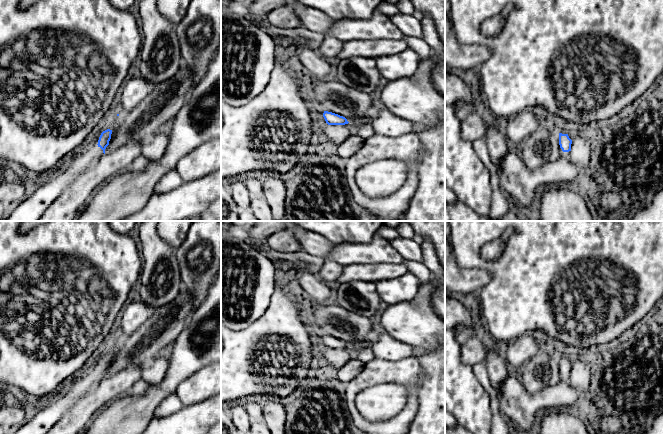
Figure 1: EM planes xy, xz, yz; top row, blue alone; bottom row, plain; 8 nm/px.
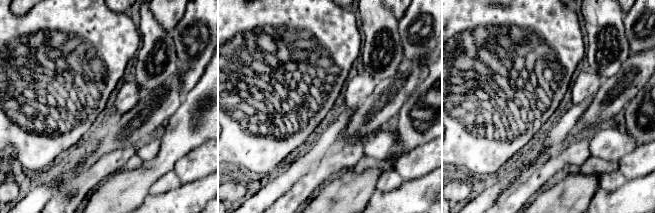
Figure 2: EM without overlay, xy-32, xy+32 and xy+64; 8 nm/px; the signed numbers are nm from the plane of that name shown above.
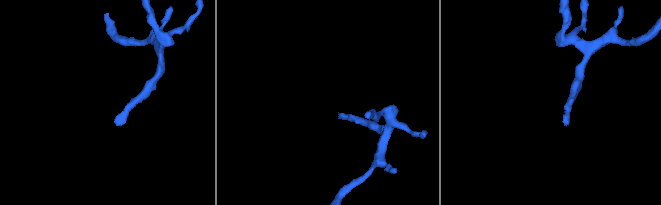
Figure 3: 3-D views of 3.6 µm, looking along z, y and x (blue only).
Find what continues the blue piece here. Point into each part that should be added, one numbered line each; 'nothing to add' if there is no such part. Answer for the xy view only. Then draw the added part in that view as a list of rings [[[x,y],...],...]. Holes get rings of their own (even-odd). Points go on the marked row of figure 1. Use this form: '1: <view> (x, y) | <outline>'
1: xy (30, 209) | [[[115,116],[107,125],[103,126],[94,143],[74,158],[68,169],[56,178],[37,187],[34,193],[25,199],[12,211],[10,216],[3,221],[38,221],[48,206],[57,199],[62,192],[82,173],[96,166],[104,155],[103,150],[97,145],[101,133],[107,129],[113,130],[117,124]]]

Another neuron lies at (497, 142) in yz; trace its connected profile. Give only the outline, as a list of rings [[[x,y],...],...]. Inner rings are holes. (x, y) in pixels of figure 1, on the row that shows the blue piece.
[[[497,125],[485,128],[484,139],[489,147],[491,161],[495,165],[498,175],[500,176],[502,159],[510,149],[511,145]]]

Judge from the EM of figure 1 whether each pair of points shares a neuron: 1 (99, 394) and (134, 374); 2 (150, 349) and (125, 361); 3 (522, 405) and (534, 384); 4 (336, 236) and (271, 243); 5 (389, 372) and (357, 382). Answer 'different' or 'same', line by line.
1: same
2: same
3: different
4: different
5: same

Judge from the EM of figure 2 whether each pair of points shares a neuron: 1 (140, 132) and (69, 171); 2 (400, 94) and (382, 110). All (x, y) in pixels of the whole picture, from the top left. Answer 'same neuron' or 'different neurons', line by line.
1: same neuron
2: same neuron

